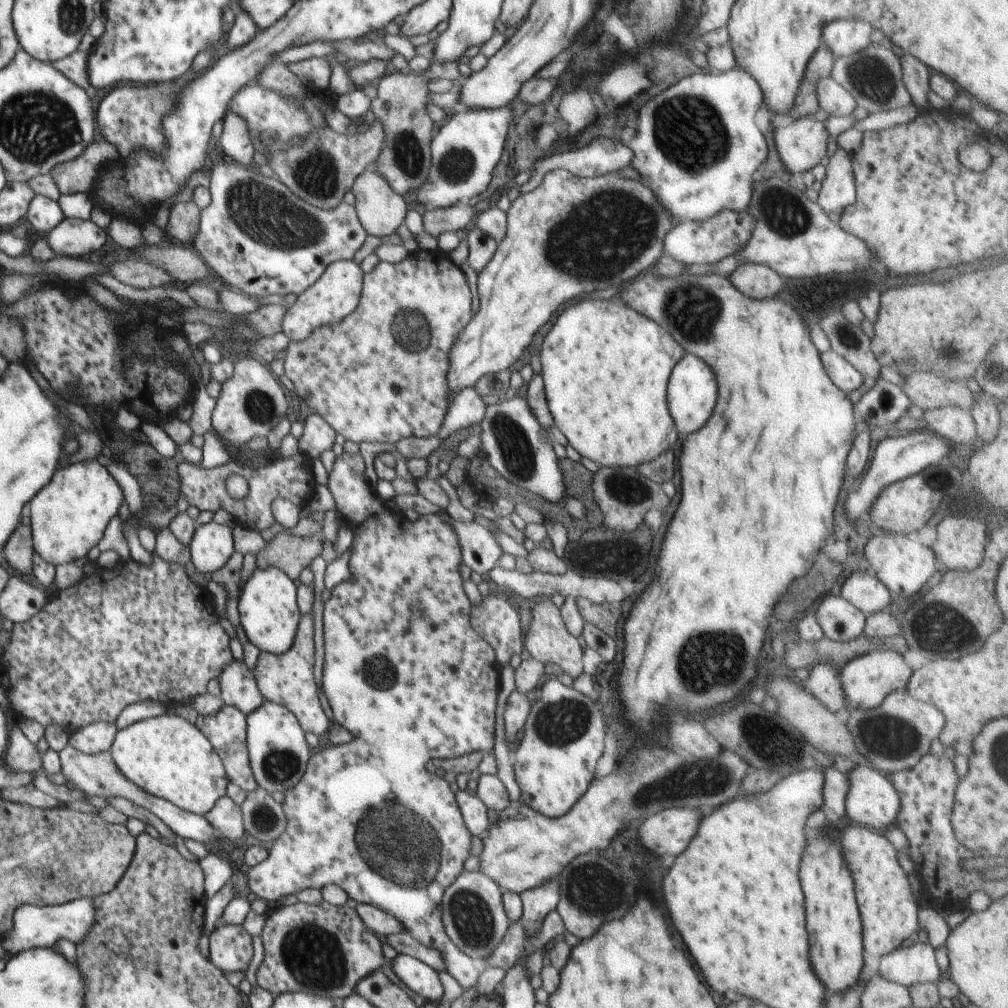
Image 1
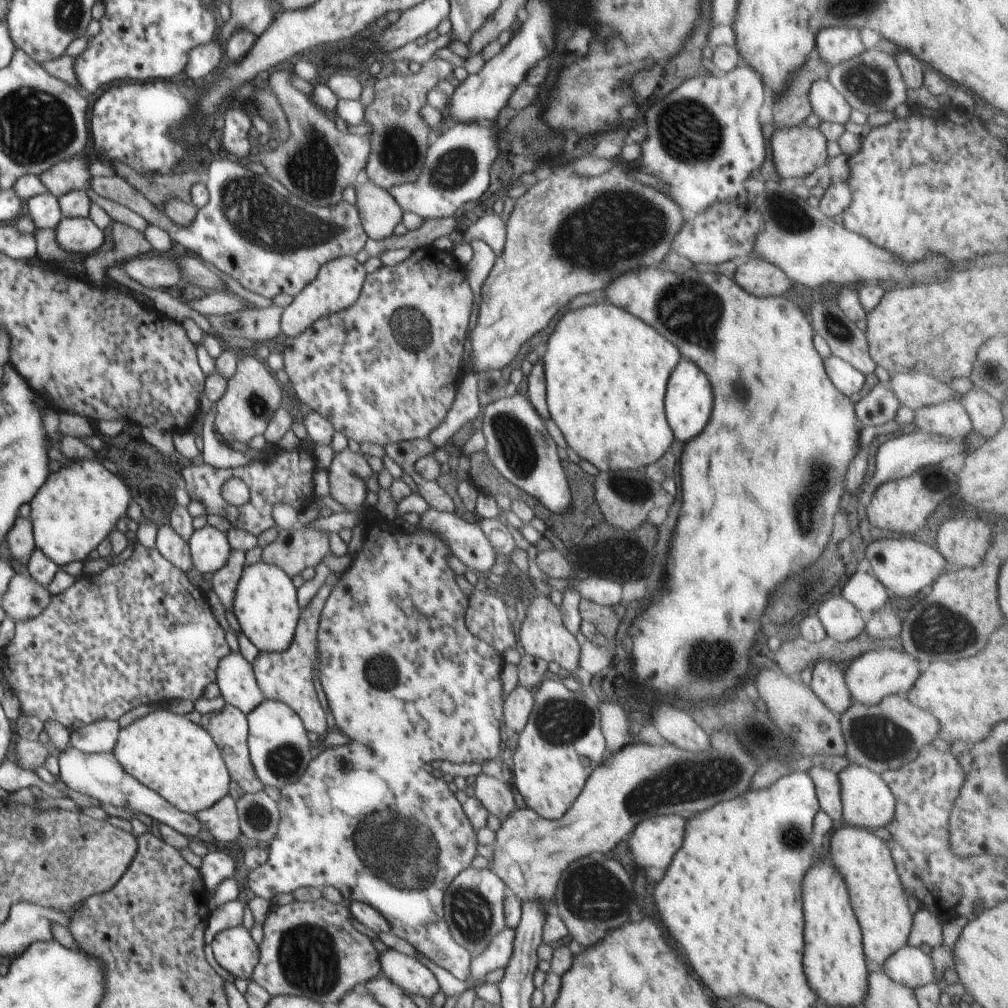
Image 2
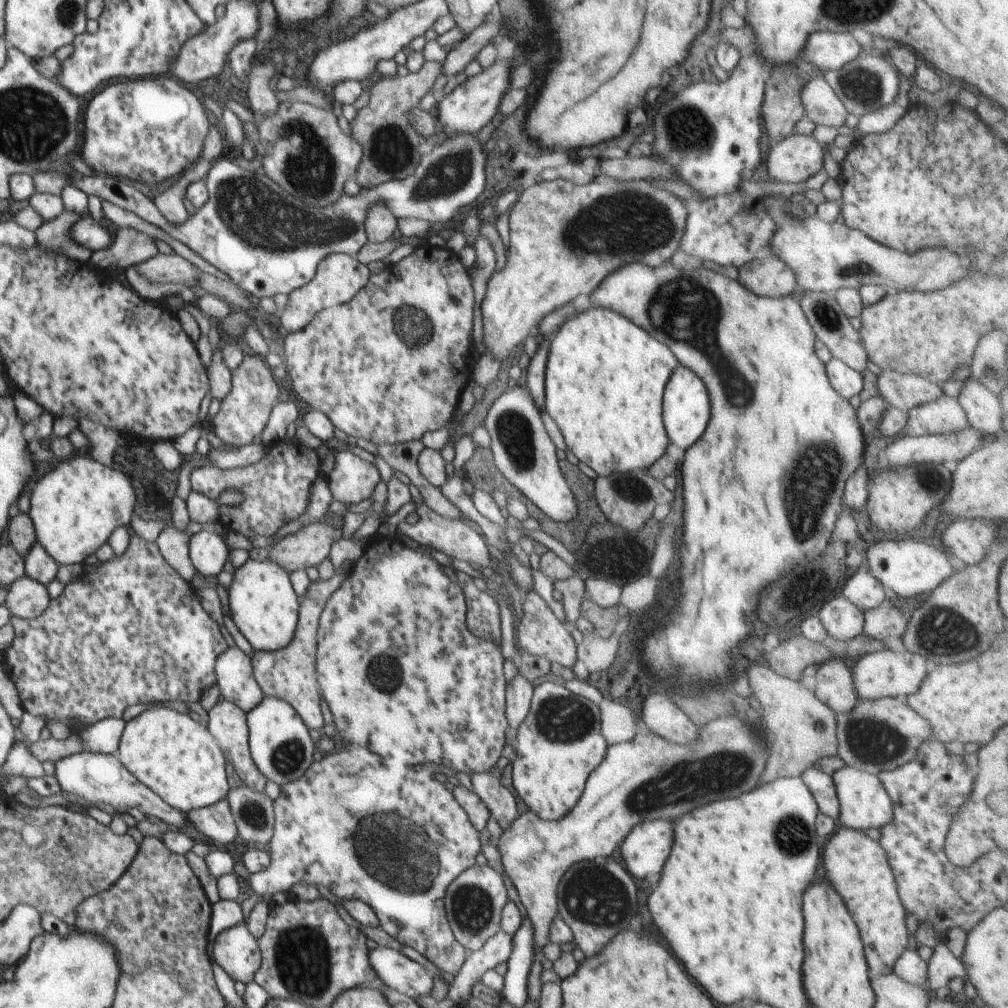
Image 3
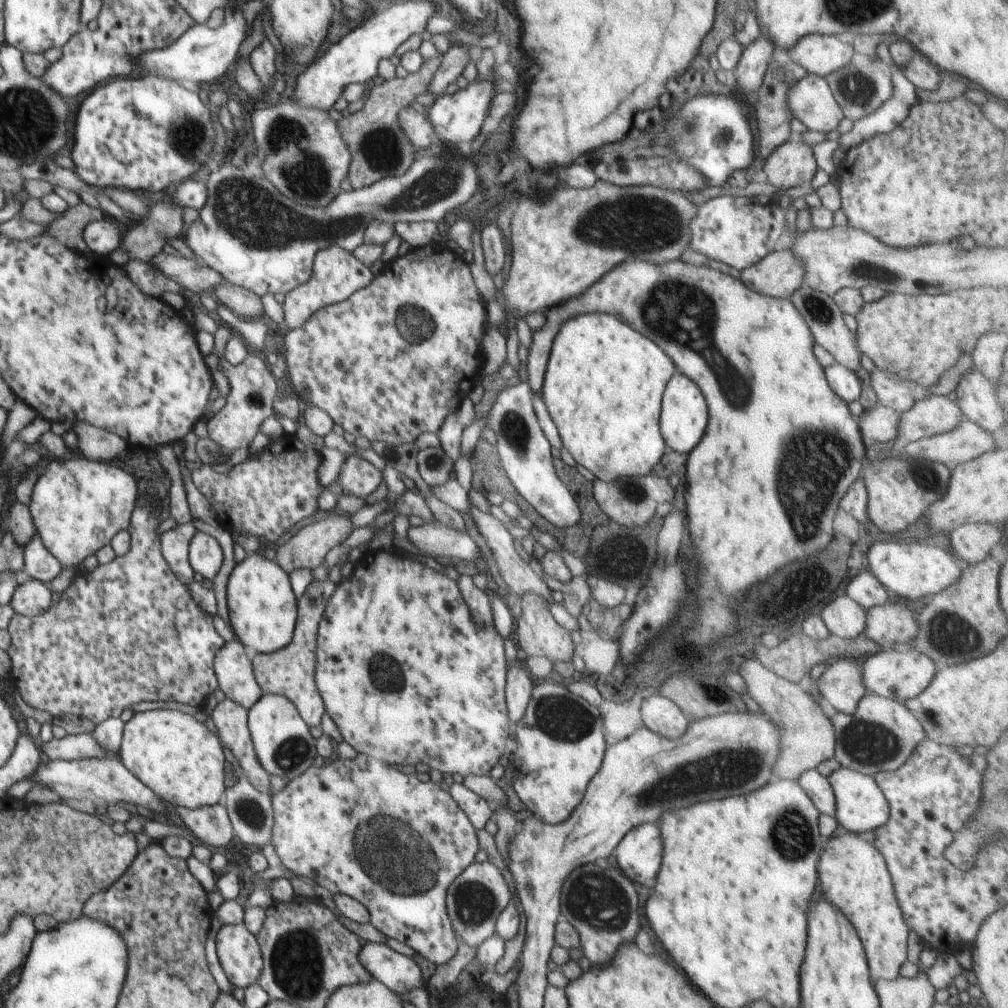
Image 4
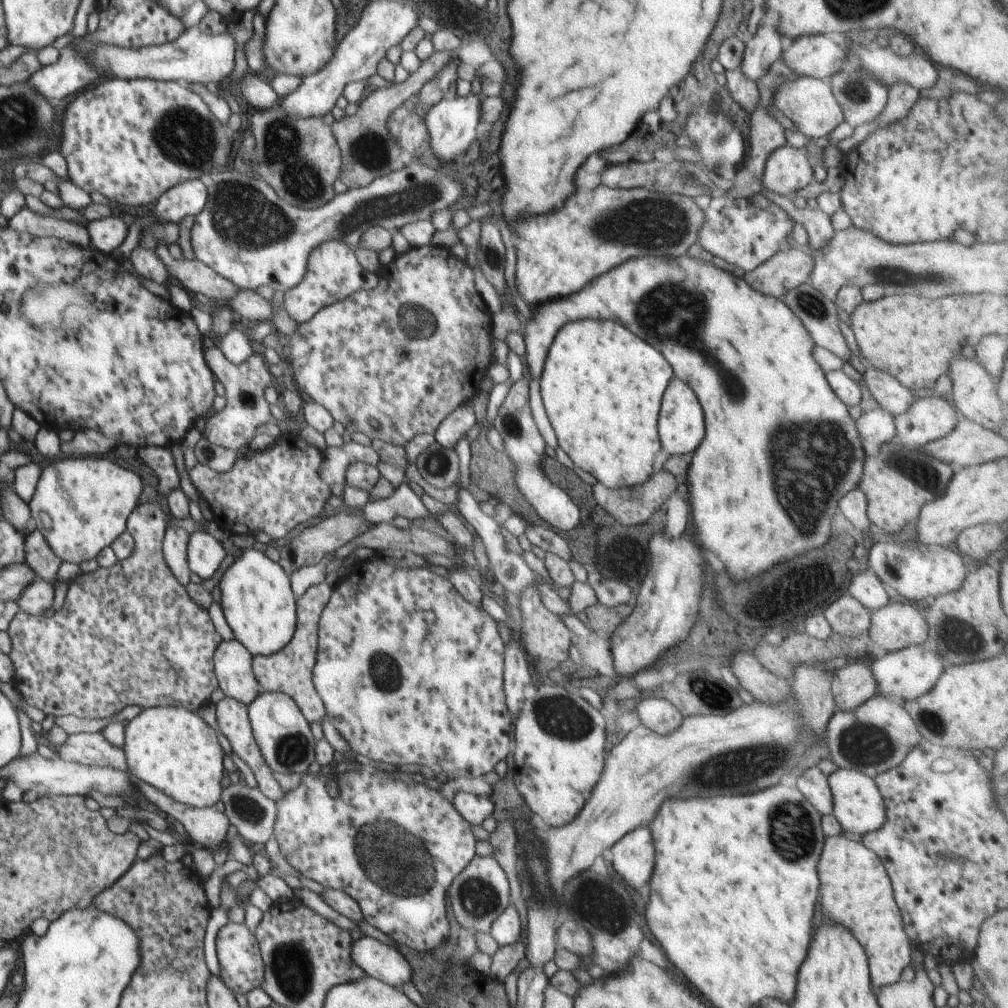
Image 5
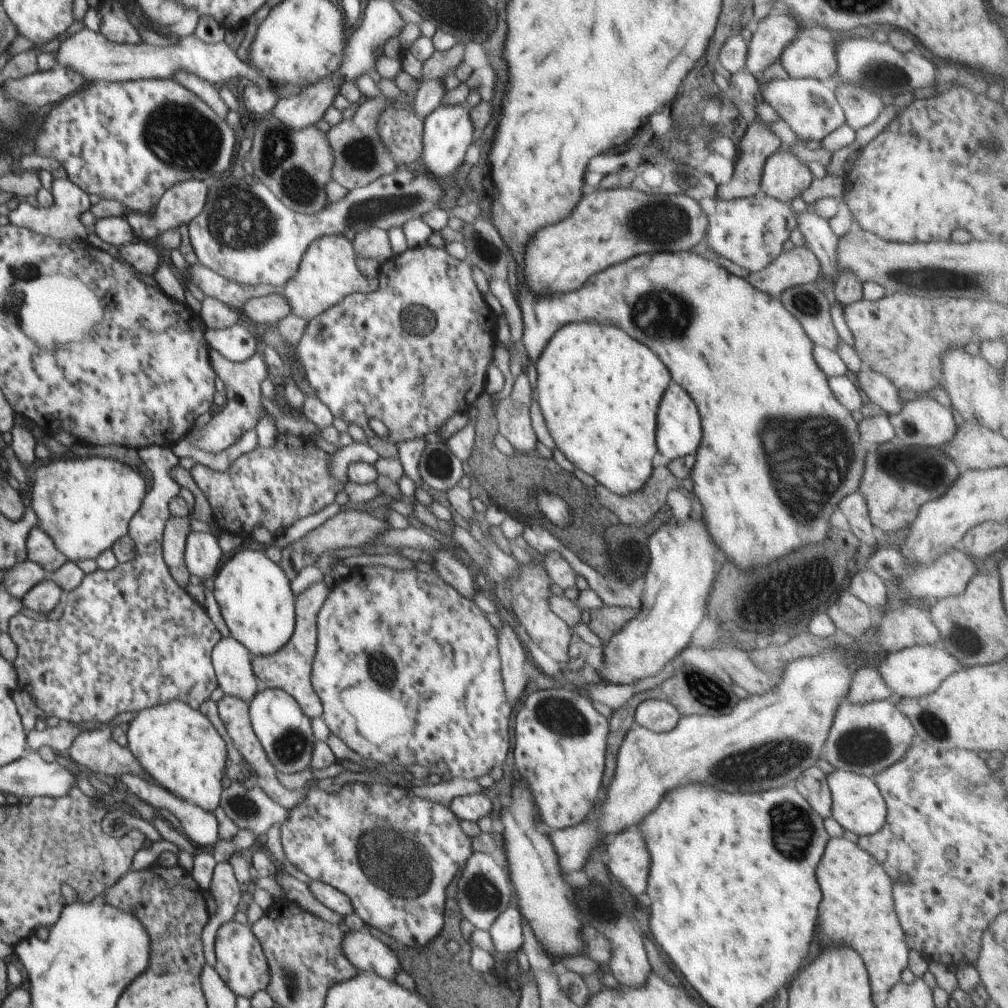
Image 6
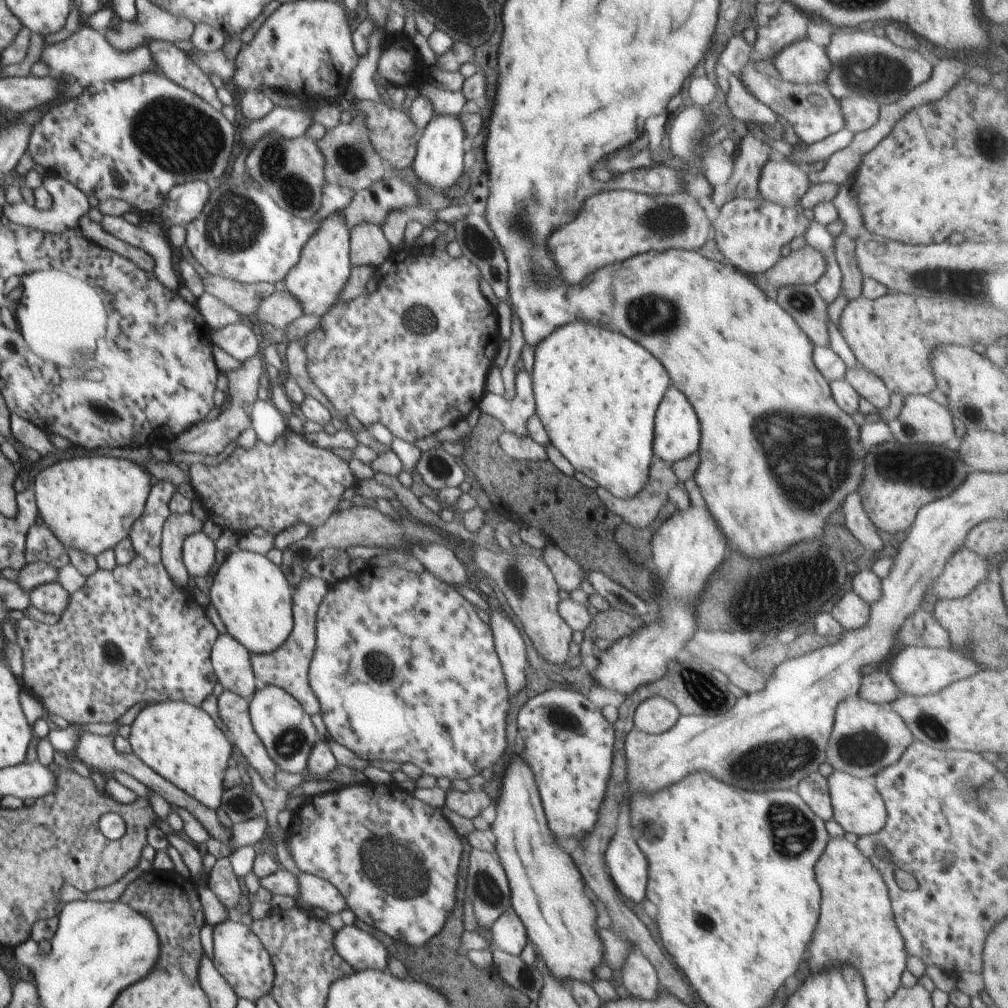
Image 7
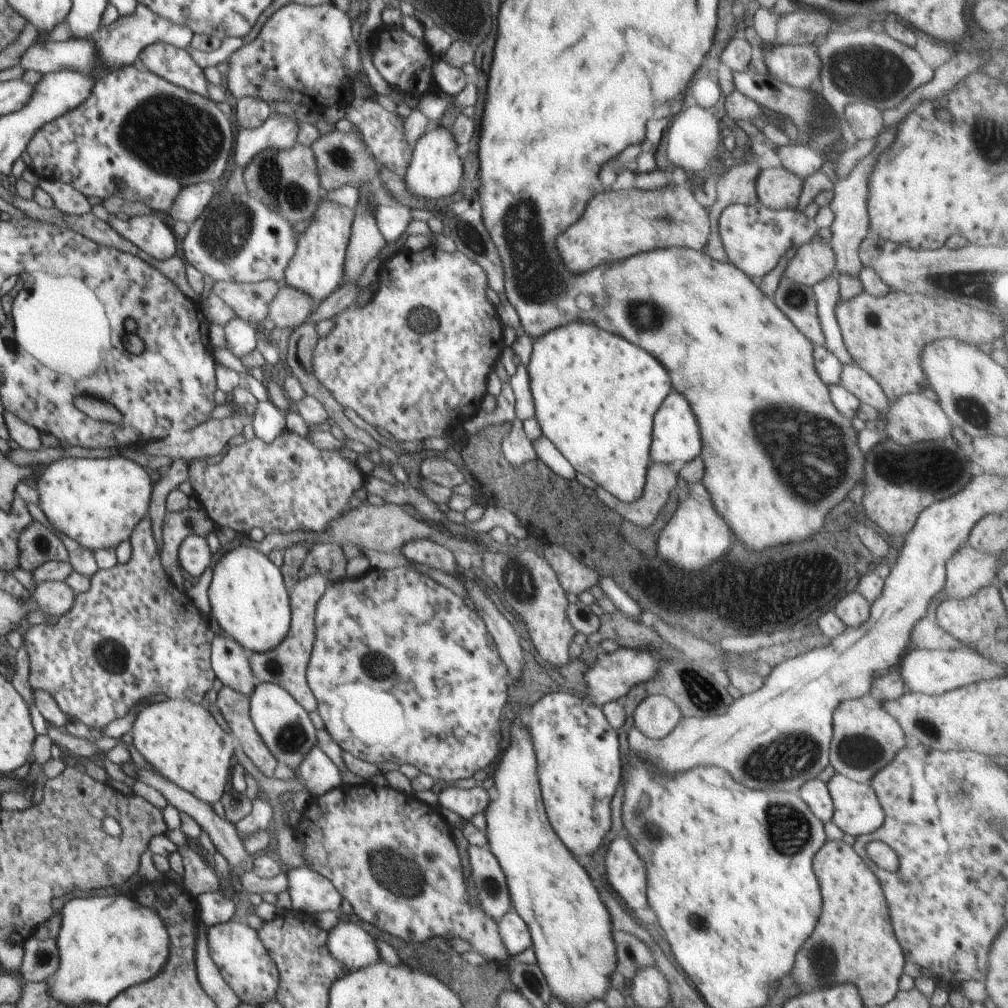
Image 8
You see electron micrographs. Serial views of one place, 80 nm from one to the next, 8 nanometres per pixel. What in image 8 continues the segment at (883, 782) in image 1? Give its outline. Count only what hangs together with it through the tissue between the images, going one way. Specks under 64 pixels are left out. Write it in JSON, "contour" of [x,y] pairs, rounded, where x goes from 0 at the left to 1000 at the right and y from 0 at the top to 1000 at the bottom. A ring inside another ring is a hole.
{"contour":[[[830,766],[820,776],[820,781],[826,794],[824,814],[833,820],[836,827],[843,827],[843,829],[851,831],[874,821],[878,808],[863,777],[852,777]]]}

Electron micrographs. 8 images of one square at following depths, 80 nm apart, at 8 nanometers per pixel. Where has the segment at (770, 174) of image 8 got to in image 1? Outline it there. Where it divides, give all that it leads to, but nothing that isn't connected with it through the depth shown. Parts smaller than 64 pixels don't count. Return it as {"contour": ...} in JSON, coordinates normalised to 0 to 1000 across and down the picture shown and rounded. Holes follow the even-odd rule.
{"contour":[[[807,115],[788,117],[782,125],[767,127],[770,149],[780,169],[786,173],[797,173],[806,169],[810,164],[817,162],[820,158],[820,145],[825,137],[819,128],[819,122],[809,119]]]}

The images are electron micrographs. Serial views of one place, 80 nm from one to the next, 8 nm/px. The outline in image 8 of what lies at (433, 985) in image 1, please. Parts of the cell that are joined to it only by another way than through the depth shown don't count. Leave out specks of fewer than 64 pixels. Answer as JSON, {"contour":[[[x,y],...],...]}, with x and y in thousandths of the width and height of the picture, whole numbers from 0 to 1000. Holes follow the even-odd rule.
{"contour":[[[336,914],[324,925],[324,941],[346,963],[352,963],[379,953],[373,933],[356,917]]]}

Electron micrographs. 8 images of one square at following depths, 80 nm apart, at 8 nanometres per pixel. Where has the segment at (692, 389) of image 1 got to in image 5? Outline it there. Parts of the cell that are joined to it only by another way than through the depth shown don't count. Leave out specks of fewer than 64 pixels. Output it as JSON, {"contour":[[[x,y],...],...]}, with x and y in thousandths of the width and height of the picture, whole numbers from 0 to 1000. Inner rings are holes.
{"contour":[[[671,373],[659,388],[652,418],[656,444],[666,452],[687,450],[694,442],[699,432],[699,415],[693,395],[680,379]]]}

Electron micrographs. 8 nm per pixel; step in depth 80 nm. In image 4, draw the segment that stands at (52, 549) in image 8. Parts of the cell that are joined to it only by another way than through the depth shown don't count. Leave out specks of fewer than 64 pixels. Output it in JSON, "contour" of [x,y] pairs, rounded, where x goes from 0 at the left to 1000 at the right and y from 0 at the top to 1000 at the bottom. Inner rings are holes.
{"contour":[[[36,529],[23,544],[23,555],[26,567],[33,574],[50,579],[63,562],[57,554],[44,542],[41,532]]]}

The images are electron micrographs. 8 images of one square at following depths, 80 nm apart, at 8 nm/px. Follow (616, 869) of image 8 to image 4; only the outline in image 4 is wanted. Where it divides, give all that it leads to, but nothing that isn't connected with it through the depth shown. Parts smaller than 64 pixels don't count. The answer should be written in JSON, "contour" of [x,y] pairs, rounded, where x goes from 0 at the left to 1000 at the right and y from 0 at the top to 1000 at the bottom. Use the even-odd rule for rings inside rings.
{"contour":[[[653,815],[629,820],[611,838],[609,845],[611,855],[623,873],[643,881],[649,879],[647,873],[653,867],[658,848]]]}

